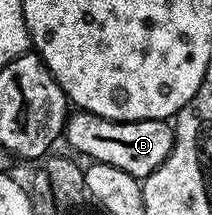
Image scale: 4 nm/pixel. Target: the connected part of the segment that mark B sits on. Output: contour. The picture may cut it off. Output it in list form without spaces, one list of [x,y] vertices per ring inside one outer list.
[[[76,109],[69,114],[64,124],[63,138],[68,139],[69,145],[77,151],[77,156],[89,155],[89,160],[109,163],[143,181],[166,161],[166,157],[170,157],[176,133],[173,124],[166,119],[116,123],[113,119],[103,119],[88,111]]]

